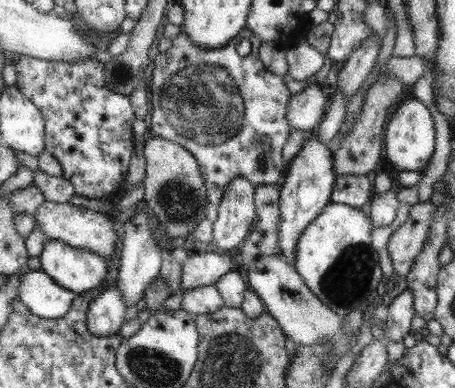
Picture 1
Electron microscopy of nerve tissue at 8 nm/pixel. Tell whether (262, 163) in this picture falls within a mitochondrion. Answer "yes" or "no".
no

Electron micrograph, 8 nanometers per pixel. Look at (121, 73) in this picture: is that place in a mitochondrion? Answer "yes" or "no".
yes

